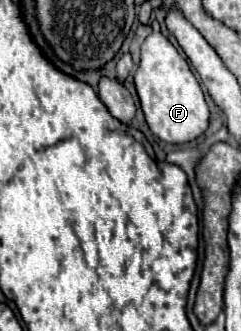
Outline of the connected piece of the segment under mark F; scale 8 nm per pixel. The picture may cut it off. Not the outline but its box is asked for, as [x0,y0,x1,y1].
[135,20,209,145]

